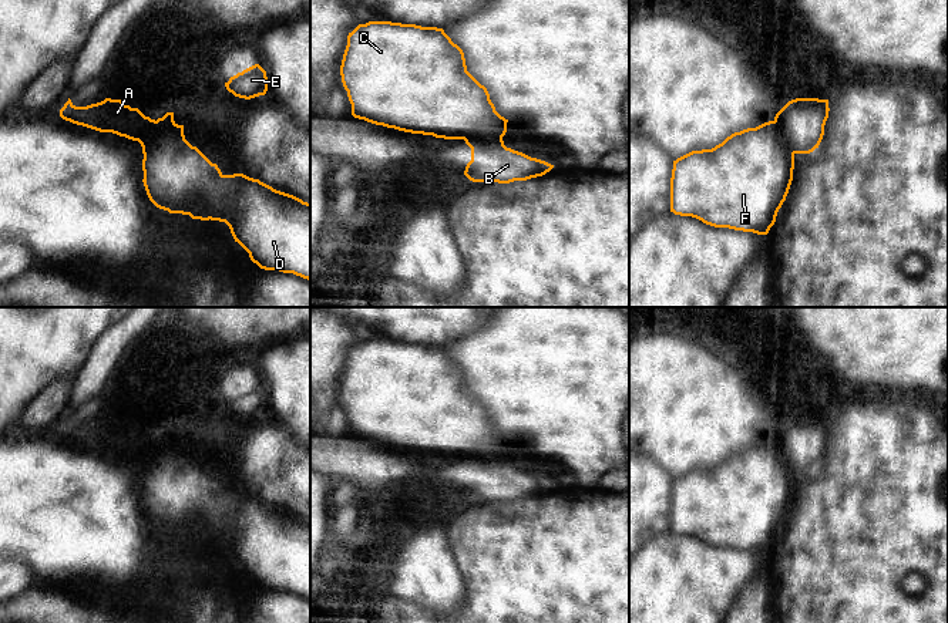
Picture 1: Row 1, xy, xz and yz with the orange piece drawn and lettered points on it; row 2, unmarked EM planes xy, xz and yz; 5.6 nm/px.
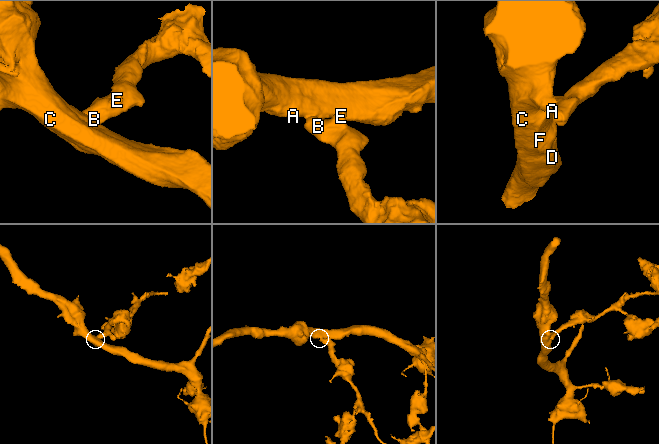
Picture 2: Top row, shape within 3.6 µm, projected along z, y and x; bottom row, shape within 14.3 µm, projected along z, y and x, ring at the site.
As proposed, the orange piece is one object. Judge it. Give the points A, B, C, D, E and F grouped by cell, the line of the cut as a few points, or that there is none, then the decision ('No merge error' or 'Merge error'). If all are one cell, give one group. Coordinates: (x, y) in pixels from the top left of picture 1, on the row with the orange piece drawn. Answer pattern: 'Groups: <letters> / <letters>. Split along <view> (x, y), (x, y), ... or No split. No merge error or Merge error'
Groups: A C D F / B E. Split along xy (151, 125), (182, 134). Merge error.

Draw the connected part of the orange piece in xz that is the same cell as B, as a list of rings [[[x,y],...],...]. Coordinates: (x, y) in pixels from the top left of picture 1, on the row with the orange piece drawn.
[[[467,138],[471,161],[464,175],[473,182],[510,183],[542,176],[554,165],[504,145],[502,138]]]

